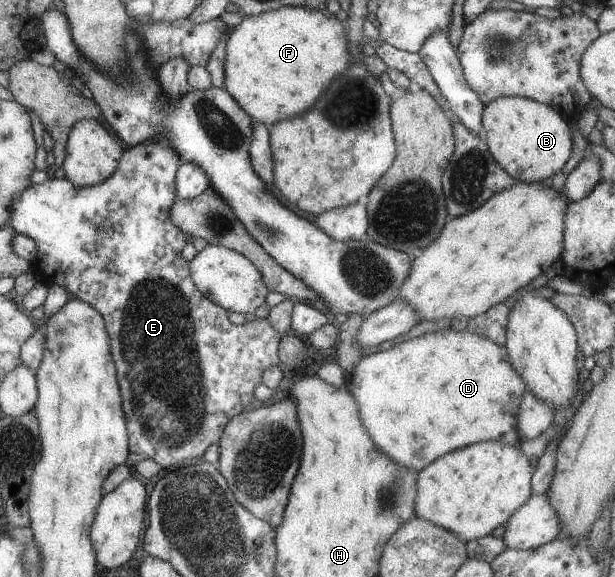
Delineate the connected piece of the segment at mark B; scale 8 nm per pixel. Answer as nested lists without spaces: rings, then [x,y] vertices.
[[[501,96],[484,104],[482,137],[492,158],[517,182],[545,182],[570,159],[569,121],[551,107],[532,99]]]

